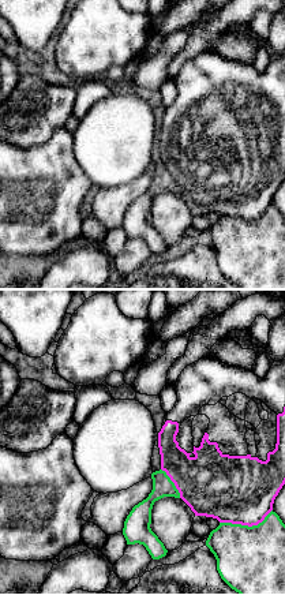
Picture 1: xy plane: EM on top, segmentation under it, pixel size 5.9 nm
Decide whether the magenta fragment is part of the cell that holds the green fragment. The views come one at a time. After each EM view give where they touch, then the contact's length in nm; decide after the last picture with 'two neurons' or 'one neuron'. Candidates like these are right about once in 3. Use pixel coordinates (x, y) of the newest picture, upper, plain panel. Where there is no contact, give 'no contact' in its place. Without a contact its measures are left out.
contact (246, 220); length 320 nm

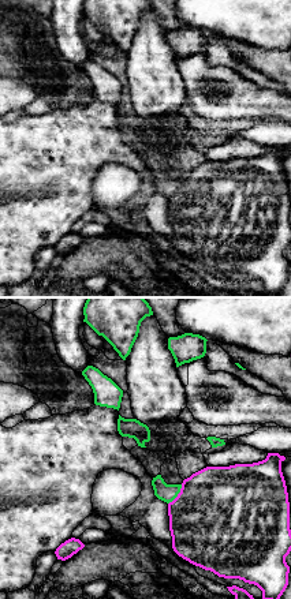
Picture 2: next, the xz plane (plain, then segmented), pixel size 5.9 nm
contact (178, 187); length 150 nm

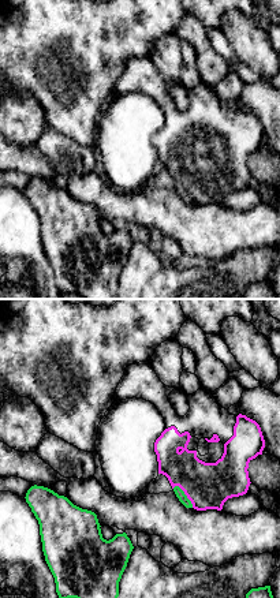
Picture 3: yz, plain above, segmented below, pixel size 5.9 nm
contact (186, 190); length 170 nm

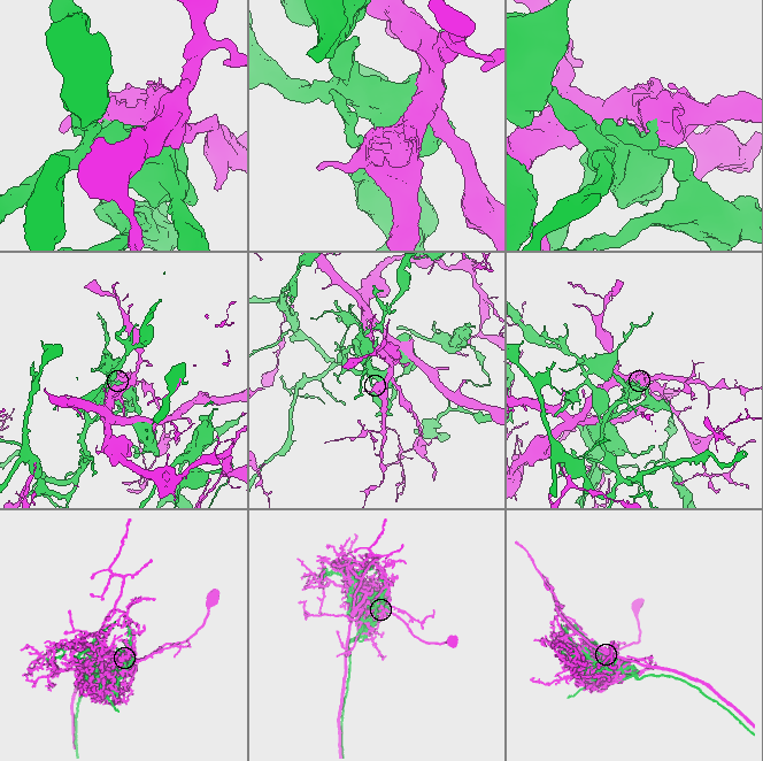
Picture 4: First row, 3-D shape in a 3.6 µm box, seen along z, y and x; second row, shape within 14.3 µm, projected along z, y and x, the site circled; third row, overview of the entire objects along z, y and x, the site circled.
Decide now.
two neurons

